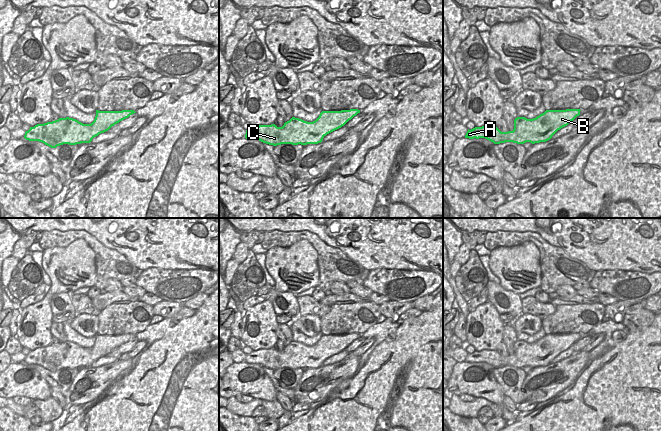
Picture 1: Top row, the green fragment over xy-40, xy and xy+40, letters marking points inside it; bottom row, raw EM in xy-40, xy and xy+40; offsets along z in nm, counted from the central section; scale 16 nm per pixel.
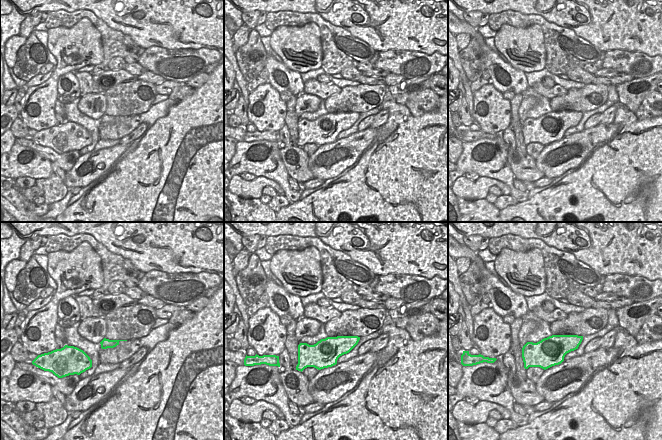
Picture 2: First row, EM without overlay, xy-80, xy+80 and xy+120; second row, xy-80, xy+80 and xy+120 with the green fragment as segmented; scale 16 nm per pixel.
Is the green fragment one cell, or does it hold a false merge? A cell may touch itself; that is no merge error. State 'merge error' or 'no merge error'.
no merge error

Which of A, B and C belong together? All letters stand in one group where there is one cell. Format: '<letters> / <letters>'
A B C

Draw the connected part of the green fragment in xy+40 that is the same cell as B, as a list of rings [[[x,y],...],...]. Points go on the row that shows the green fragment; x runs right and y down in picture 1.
[[[580,109],[546,110],[536,118],[527,119],[517,117],[514,120],[514,129],[501,132],[496,126],[482,126],[468,129],[465,138],[485,138],[494,144],[513,142],[532,144],[546,142],[561,128],[567,126],[577,116]]]

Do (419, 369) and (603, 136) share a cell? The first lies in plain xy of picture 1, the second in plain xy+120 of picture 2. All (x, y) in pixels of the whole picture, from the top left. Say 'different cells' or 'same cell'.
different cells

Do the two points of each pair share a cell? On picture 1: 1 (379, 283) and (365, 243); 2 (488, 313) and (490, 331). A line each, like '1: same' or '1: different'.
1: different
2: same

